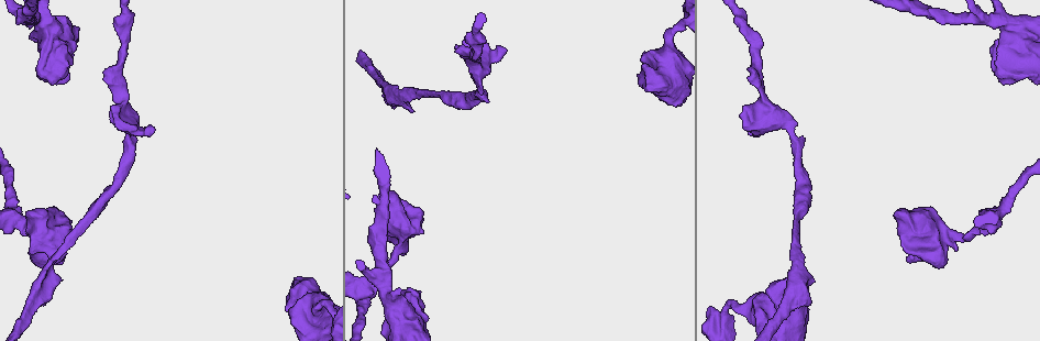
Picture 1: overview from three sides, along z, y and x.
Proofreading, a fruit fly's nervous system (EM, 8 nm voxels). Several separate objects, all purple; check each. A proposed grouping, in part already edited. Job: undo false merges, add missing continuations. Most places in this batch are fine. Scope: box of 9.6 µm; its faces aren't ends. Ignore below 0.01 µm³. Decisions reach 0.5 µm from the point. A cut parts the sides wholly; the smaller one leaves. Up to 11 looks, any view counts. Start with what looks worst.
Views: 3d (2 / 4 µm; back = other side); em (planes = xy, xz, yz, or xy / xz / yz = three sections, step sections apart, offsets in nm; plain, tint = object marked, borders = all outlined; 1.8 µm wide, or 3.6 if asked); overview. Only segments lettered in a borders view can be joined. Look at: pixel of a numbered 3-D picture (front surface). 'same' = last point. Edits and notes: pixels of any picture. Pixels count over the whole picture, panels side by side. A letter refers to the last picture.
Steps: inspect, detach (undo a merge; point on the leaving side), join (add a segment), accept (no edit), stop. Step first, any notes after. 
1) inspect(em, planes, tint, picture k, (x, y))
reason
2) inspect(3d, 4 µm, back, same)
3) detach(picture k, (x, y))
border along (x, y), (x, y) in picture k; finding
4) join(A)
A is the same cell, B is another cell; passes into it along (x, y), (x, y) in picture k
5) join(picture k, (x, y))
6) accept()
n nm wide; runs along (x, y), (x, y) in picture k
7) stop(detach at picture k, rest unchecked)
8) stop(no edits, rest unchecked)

inspect(3d, 4 µm, picture 1, (49, 31))

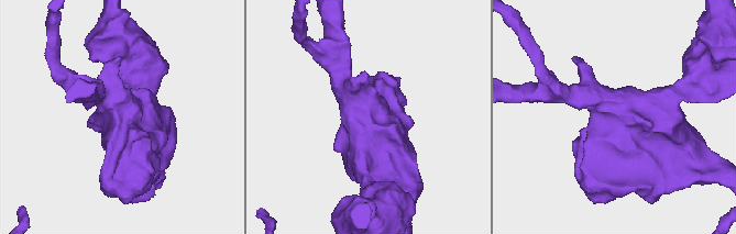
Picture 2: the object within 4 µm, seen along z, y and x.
inspect(em, xy, step 4, borders, picture 2, (620, 115))
need the tissue

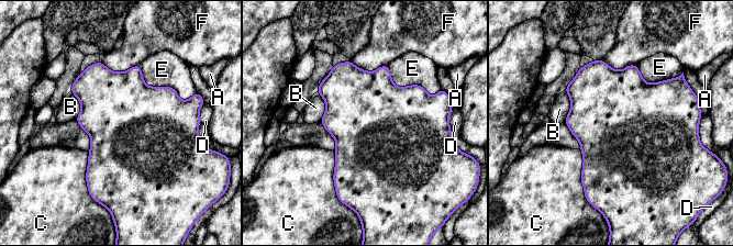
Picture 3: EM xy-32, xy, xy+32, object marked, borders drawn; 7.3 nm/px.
accept()
A, B, C, D, E and F are other cells; border along (565, 90), (570, 110), (564, 122) in picture 3; all the same neuron

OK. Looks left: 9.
inspect(em, planes, plain, picture 1, (123, 120))
sudden change in width

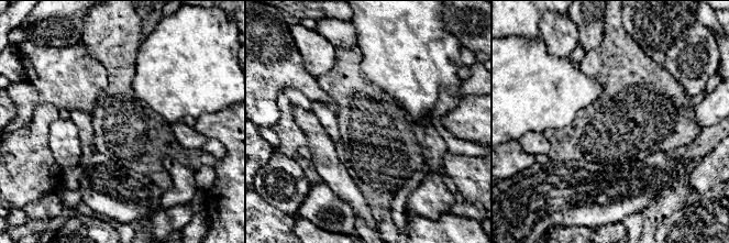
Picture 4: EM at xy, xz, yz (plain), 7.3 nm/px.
inspect(em, planes, borders, same)
what lies round it

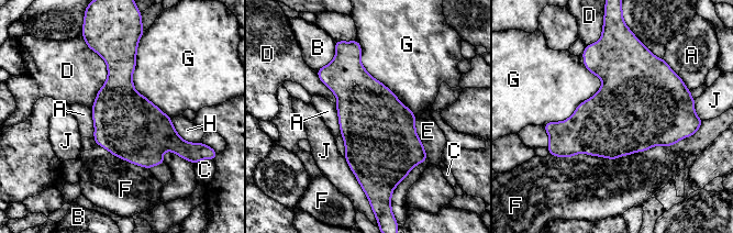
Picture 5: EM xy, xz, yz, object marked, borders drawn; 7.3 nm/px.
accept()
A, B, C, D, E, F, G, H and J are other cells; all the same neuron

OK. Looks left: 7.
inspect(em, 3.6 µm, xz, step 16, tint, picture 1, (319, 311))
thick turns thin

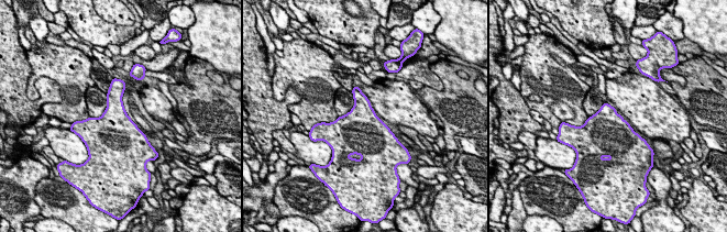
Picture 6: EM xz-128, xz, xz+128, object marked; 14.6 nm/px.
inspect(em, 3.6 µm, planes, borders, same)

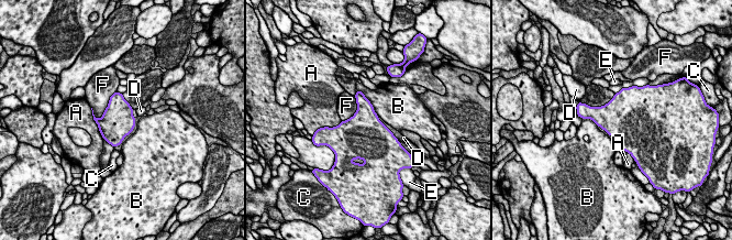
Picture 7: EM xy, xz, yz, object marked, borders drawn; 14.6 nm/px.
accept()
A, B, C, D, E and F are other cells; border along (357, 89), (374, 107) in picture 7; continuous, no second neuron

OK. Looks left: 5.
inspect(em, planes, borders, picture 1, (51, 273))
tapers out

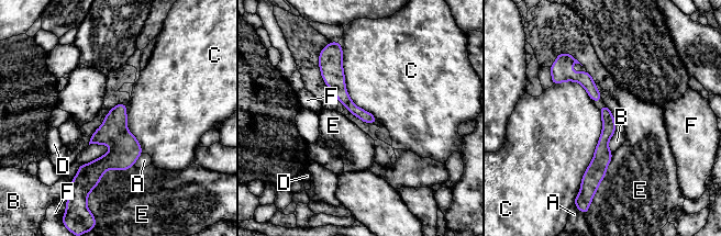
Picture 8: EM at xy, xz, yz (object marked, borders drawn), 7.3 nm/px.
accept()
A, B, C, D, E and F are other cells; runs along (121, 105), (117, 150), (91, 176) in picture 8; none of them fits

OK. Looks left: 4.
stop(no edits, rest unchecked)

